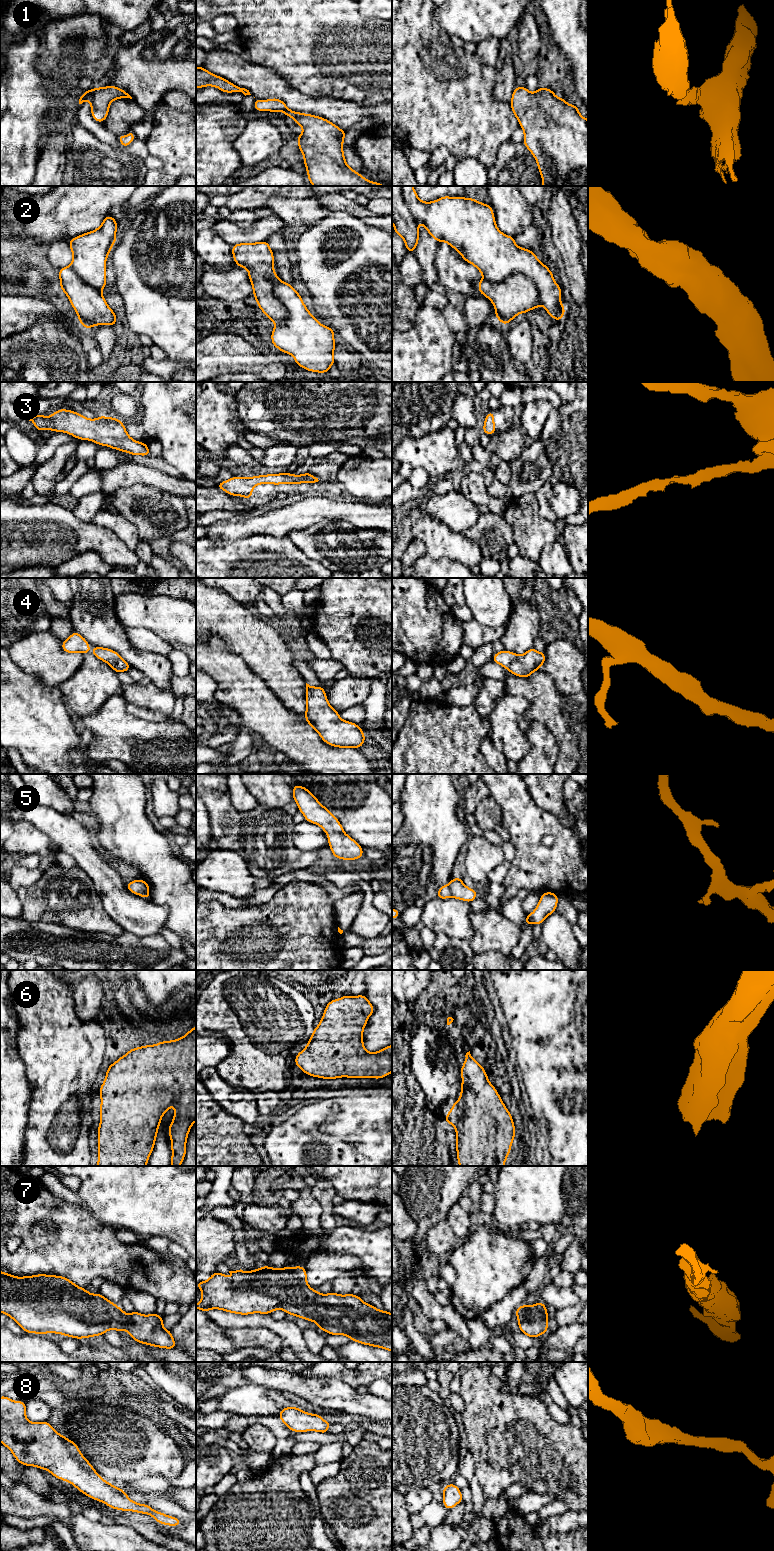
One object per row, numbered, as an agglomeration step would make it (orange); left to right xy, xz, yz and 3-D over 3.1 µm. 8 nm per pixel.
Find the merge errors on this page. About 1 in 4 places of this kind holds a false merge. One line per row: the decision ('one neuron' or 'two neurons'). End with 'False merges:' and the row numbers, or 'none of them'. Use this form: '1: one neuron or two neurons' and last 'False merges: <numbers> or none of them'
1: one neuron
2: one neuron
3: one neuron
4: one neuron
5: one neuron
6: one neuron
7: one neuron
8: one neuron
False merges: none of them

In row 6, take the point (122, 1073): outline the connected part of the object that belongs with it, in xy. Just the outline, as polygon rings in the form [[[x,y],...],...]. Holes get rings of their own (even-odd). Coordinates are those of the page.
[[[196,1025],[182,1038],[129,1050],[107,1068],[99,1093],[101,1121],[97,1128],[96,1166],[146,1166],[154,1149],[161,1118],[173,1104],[174,1118],[168,1128],[172,1149],[171,1166],[180,1166],[186,1155],[188,1133],[196,1121]]]

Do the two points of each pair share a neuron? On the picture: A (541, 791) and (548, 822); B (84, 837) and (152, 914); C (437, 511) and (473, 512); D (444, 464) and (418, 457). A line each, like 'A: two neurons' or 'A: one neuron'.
A: two neurons
B: one neuron
C: one neuron
D: one neuron

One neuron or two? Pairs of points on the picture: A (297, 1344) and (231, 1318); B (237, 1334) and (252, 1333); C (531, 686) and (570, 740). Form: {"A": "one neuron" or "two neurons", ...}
{"A": "one neuron", "B": "one neuron", "C": "one neuron"}

